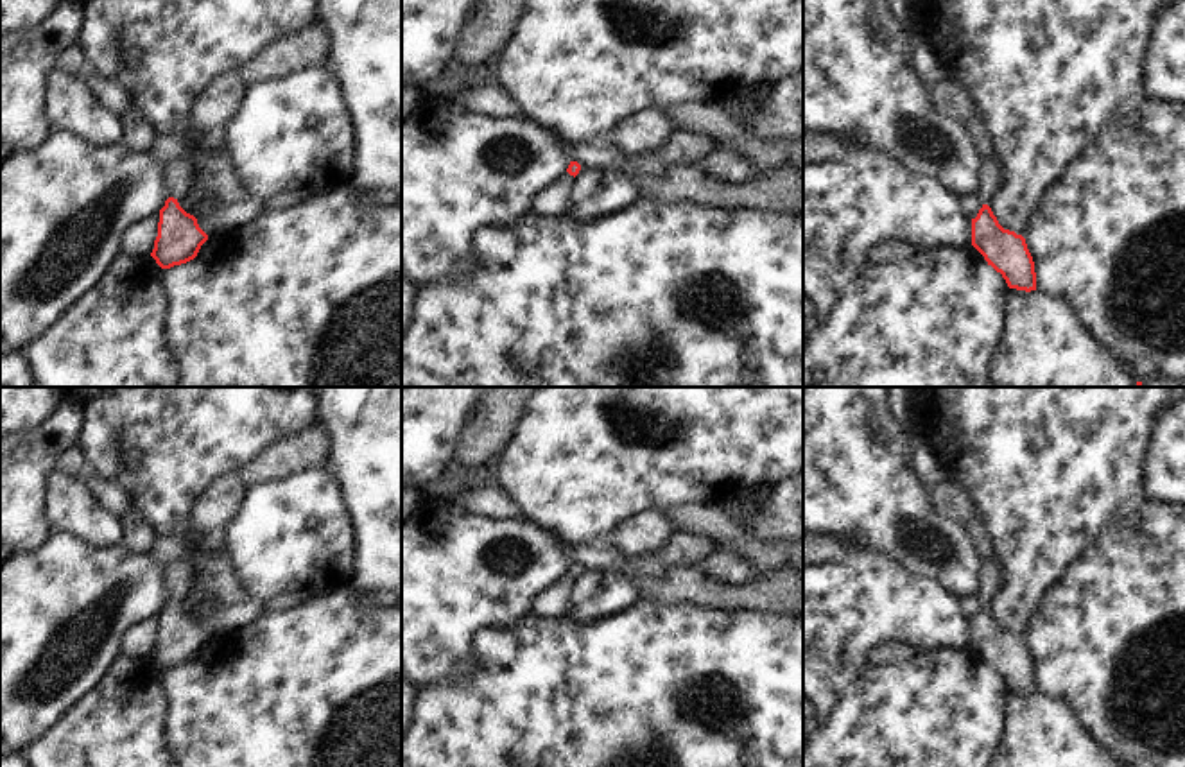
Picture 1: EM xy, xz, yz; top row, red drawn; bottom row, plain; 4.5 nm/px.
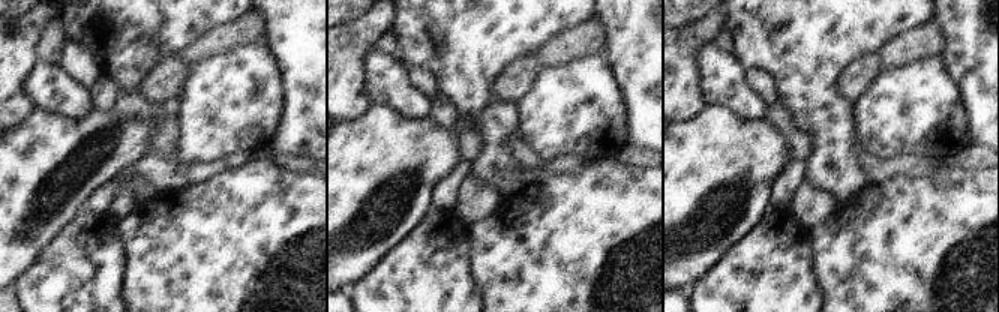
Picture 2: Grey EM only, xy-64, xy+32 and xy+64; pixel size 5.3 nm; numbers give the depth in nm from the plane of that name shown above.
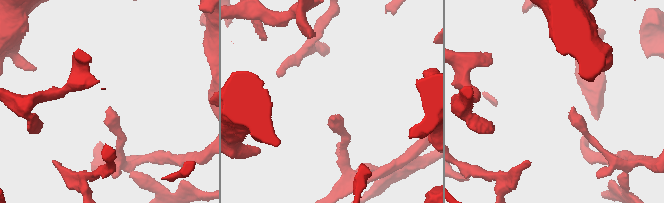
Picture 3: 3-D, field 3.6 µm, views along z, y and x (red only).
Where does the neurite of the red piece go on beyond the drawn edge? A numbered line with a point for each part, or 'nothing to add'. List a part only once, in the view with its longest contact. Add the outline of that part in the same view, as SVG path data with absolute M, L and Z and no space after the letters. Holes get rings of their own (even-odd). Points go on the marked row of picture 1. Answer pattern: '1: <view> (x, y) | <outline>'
1: xy (178, 181) | M177 156L176 161L170 165L170 172L165 176L165 195L174 197L179 206L185 201L188 188L194 177L194 165L188 158Z

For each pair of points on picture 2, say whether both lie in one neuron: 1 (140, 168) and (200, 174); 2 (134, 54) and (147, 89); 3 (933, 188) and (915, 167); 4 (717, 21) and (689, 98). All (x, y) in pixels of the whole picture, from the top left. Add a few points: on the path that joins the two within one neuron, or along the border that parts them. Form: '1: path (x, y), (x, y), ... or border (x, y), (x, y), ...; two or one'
1: path (155, 170), (161, 174), (185, 174); one
2: border (173, 57), (162, 59), (146, 75), (137, 90); two
3: border (959, 167), (939, 167), (923, 176), (890, 177); two
4: path (698, 38), (686, 50), (686, 78); one

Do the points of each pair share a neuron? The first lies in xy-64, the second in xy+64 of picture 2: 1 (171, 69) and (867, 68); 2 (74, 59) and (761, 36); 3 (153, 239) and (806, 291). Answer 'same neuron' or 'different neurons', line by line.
1: same neuron
2: different neurons
3: different neurons

